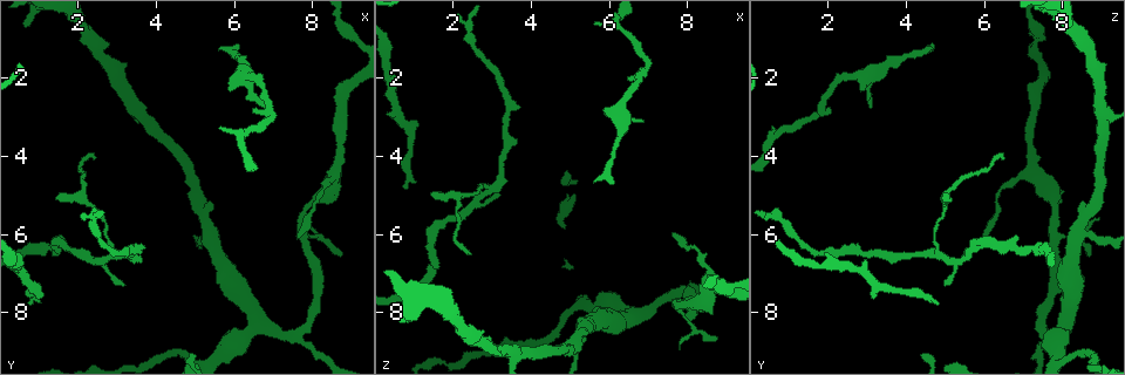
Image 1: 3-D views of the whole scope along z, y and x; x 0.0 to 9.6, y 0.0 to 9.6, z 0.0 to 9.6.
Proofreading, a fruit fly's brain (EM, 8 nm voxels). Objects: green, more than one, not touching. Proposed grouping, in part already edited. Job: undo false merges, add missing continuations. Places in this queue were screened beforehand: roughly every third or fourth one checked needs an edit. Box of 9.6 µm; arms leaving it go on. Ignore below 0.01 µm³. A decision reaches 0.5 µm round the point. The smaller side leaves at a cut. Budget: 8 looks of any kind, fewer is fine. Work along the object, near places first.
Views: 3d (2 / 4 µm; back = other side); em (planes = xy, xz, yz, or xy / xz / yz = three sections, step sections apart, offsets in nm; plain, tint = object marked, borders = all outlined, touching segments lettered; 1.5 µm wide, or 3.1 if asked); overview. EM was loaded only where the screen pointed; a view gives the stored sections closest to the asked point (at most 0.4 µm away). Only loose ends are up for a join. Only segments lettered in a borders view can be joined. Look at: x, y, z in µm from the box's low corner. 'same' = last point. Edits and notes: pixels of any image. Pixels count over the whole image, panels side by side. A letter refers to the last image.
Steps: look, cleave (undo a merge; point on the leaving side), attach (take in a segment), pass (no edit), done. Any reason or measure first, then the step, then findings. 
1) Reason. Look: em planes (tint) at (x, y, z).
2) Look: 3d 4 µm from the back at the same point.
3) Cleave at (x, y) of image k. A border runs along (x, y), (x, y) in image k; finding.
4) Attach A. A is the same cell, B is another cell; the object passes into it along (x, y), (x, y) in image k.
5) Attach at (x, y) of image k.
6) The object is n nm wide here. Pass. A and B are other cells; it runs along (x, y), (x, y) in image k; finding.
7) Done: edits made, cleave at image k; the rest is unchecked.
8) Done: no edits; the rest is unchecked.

Branch stops here. Look: em planes (borders) at (1.45, 5.05, 5.00).

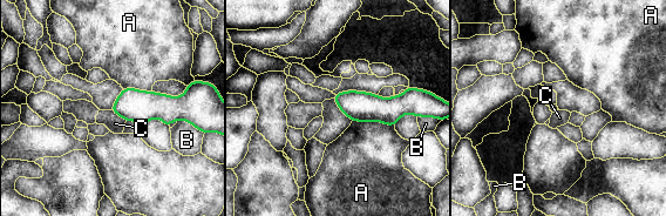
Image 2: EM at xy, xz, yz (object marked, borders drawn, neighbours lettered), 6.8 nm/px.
The longest contact is with A, 300 nm. Pass. A, B and C are other cells; none of them fits.

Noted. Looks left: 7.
Look: 3d 2 µm at (2.45, 4.10, 6.45).

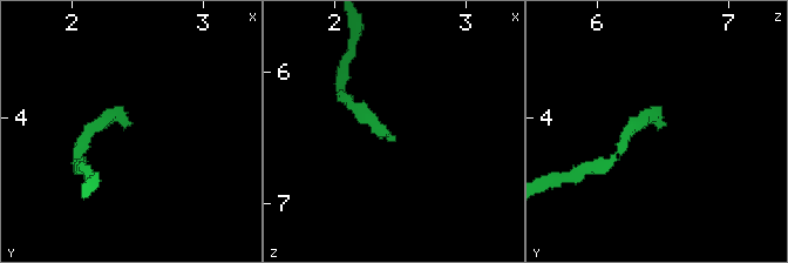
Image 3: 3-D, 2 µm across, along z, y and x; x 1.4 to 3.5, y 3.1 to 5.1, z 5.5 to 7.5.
Look: em planes (borders) at (2.42, 4.06, 6.50).

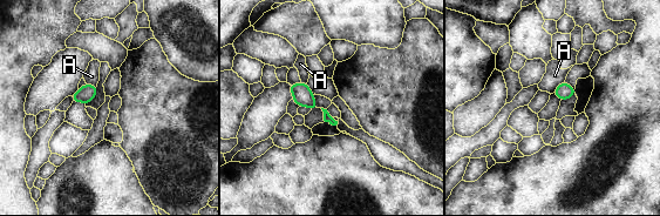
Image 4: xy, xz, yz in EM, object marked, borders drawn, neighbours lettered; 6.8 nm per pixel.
Pass. A is another cell; none of them fits.

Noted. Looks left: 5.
Branch stops here. Look: 3d 4 µm from the back at (8.65, 6.50, 8.70).

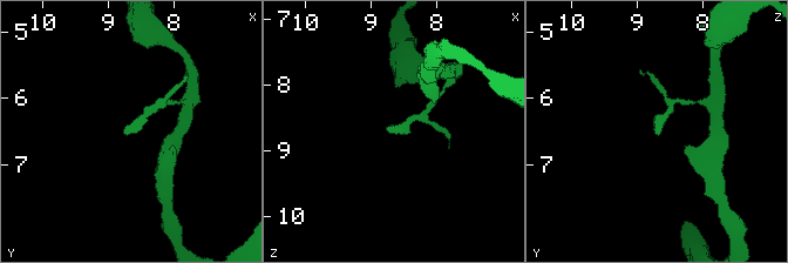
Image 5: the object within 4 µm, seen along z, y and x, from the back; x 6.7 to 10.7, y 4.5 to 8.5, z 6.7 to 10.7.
Now the EM. Look: em planes (borders) at (8.70, 6.50, 8.75).

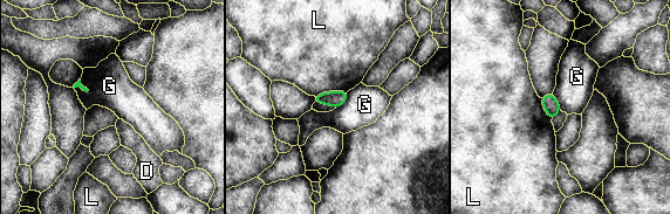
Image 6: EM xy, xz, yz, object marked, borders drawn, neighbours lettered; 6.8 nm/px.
Pass. D, G and L are other cells; no lettered segment goes on from it.

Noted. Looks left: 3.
Done: no edits; the rest is unchecked.

